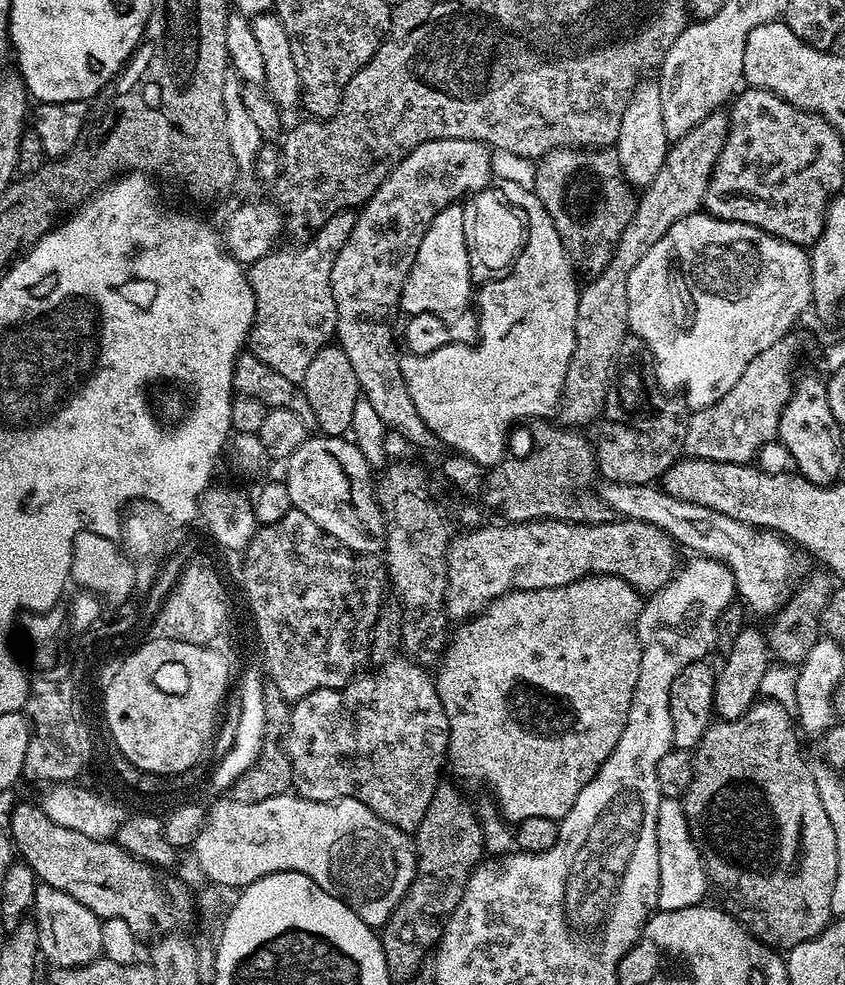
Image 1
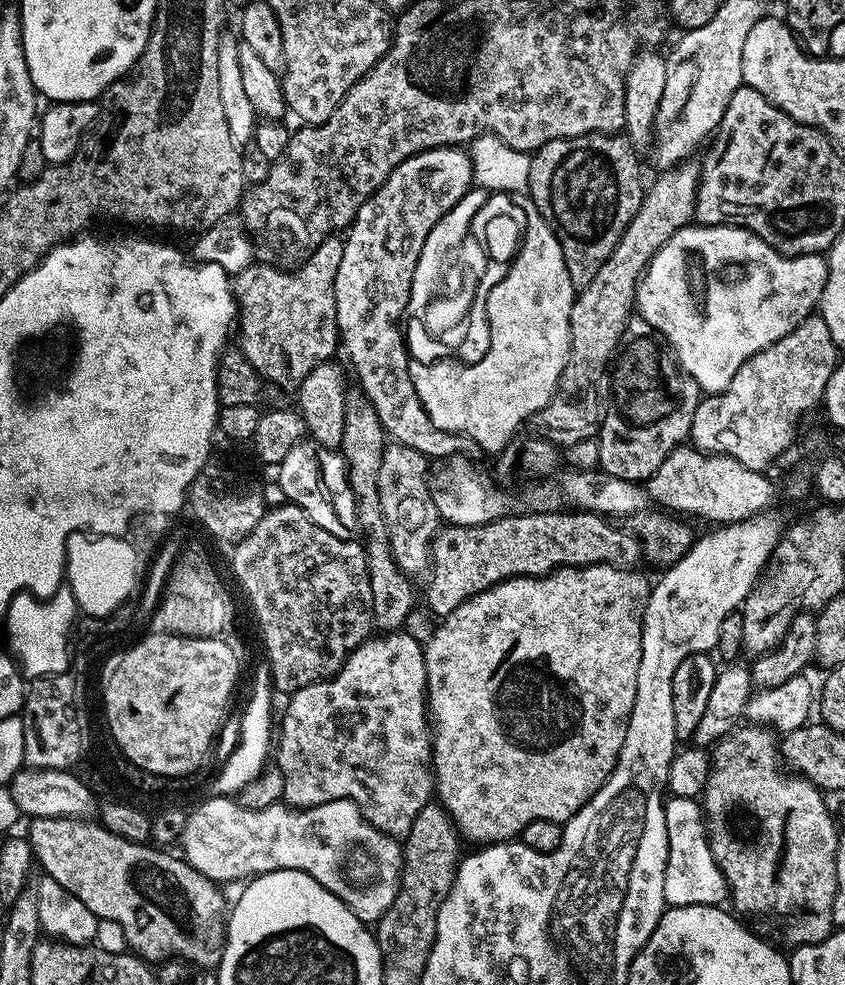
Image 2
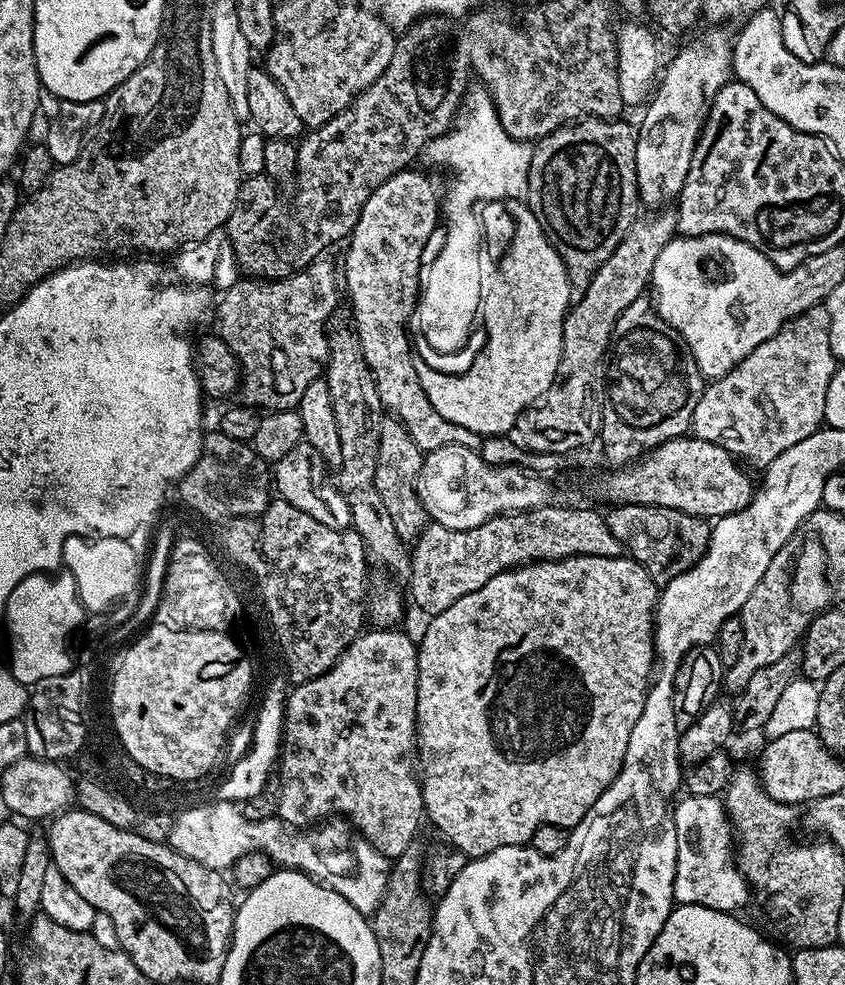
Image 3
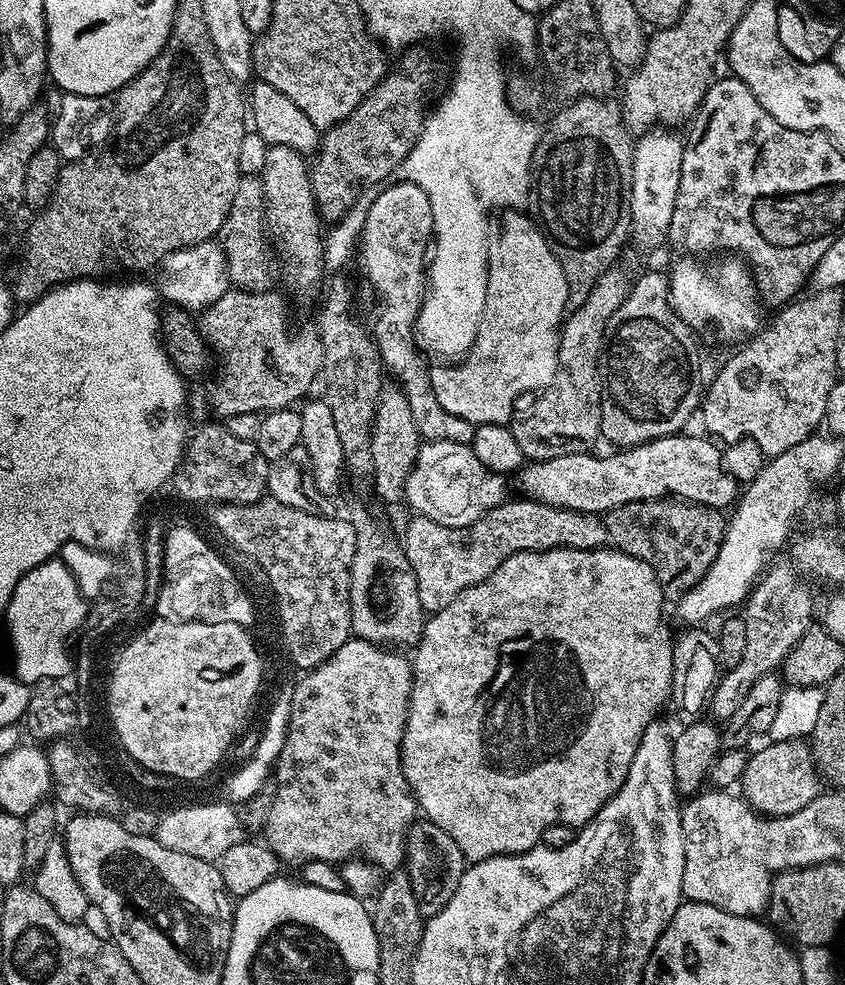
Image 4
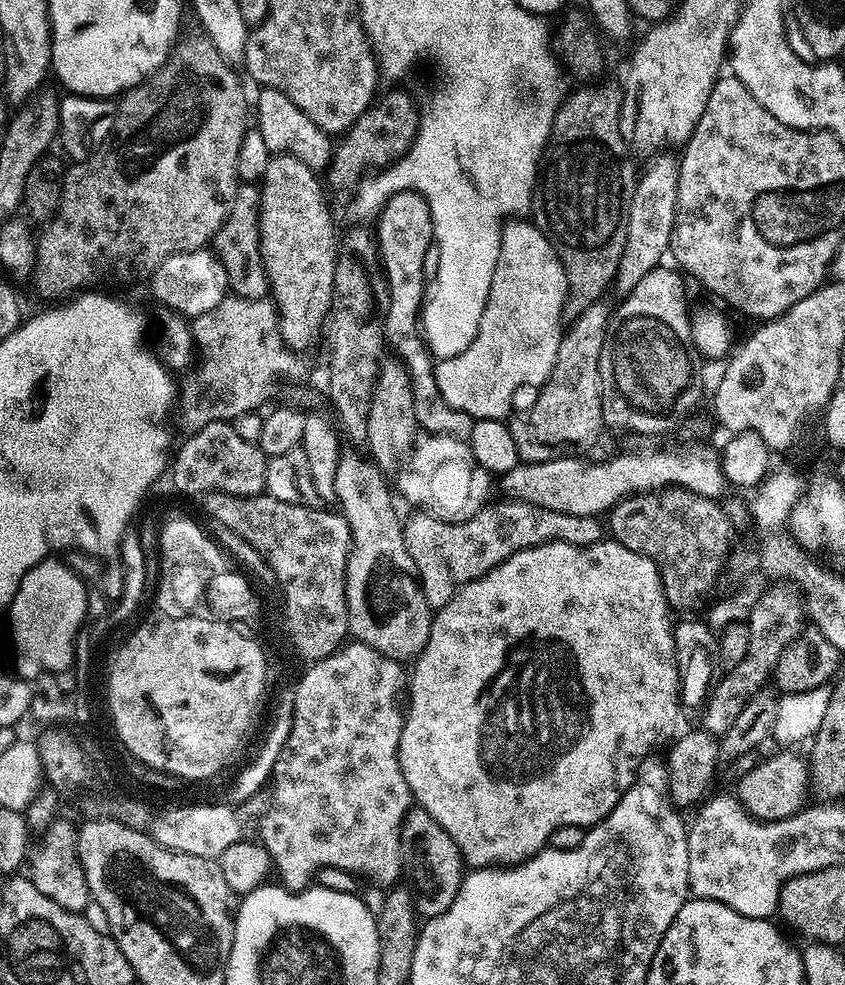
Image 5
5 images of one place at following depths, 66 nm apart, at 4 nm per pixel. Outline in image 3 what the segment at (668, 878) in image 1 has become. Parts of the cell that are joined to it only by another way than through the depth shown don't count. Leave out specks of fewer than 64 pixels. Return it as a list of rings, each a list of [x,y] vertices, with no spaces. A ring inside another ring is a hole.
[[[681,795],[672,808],[672,821],[678,834],[678,866],[674,870],[675,903],[701,904],[719,912],[735,913],[740,910],[736,908],[747,902],[750,885],[744,879],[734,855],[734,828],[731,828],[733,825],[725,801],[719,795]]]

